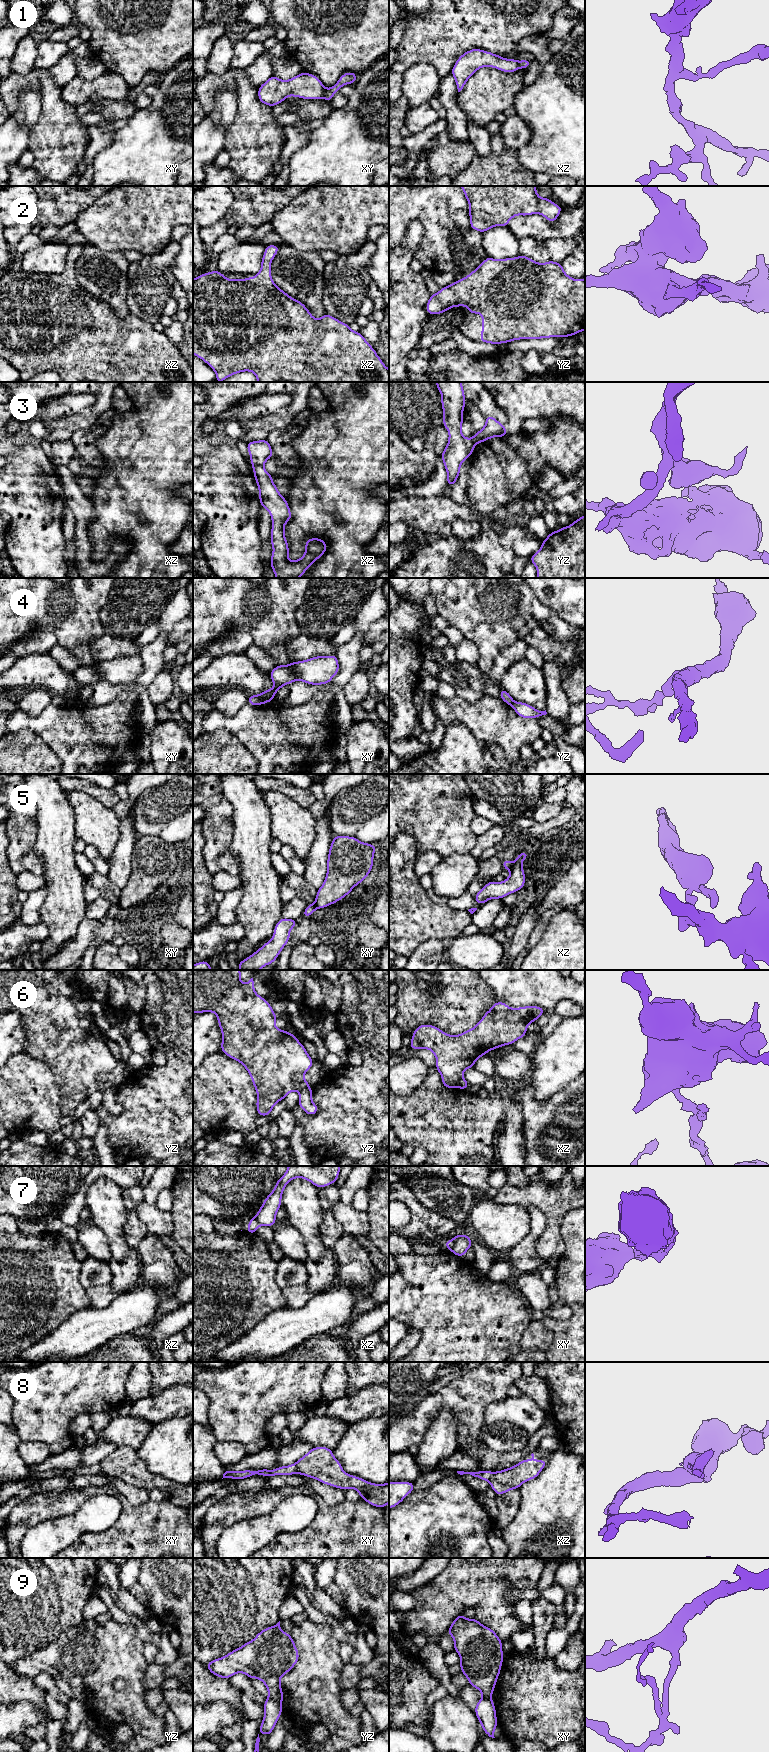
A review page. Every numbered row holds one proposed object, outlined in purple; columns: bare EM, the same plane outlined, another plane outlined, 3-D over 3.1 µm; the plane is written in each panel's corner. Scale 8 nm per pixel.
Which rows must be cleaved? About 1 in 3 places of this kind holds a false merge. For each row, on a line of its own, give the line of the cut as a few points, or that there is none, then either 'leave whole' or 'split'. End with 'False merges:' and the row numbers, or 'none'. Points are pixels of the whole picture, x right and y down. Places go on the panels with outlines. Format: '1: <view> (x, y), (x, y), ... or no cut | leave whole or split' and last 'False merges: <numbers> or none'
1: xy (325, 89), (322, 96) | split
2: no cut | leave whole
3: xz (263, 465), (254, 465), (252, 467) | split
4: yz (514, 702), (510, 705) | split
5: xz (513, 863), (509, 869) | split
6: xz (463, 1078), (460, 1080), (459, 1087) | split
7: xy (455, 1237), (451, 1249) | split
8: xy (294, 1464), (296, 1472) | split
9: yz (268, 1697), (280, 1703) | split
False merges: 1, 3, 4, 5, 6, 7, 8, 9

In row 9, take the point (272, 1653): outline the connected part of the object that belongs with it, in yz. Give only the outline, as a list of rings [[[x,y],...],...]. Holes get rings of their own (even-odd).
[[[279,1621],[275,1626],[267,1627],[257,1633],[253,1640],[243,1644],[241,1647],[221,1658],[206,1663],[206,1667],[213,1675],[223,1679],[229,1679],[237,1673],[244,1673],[250,1679],[257,1678],[267,1687],[268,1698],[282,1703],[284,1694],[280,1679],[295,1666],[298,1660],[299,1652],[296,1645],[289,1633],[281,1631]]]

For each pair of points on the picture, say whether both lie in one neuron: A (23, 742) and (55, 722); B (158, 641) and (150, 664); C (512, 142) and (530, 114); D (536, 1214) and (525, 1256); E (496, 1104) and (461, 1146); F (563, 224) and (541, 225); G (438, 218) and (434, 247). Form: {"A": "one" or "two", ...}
{"A": "two", "B": "one", "C": "two", "D": "one", "E": "one", "F": "one", "G": "one"}

